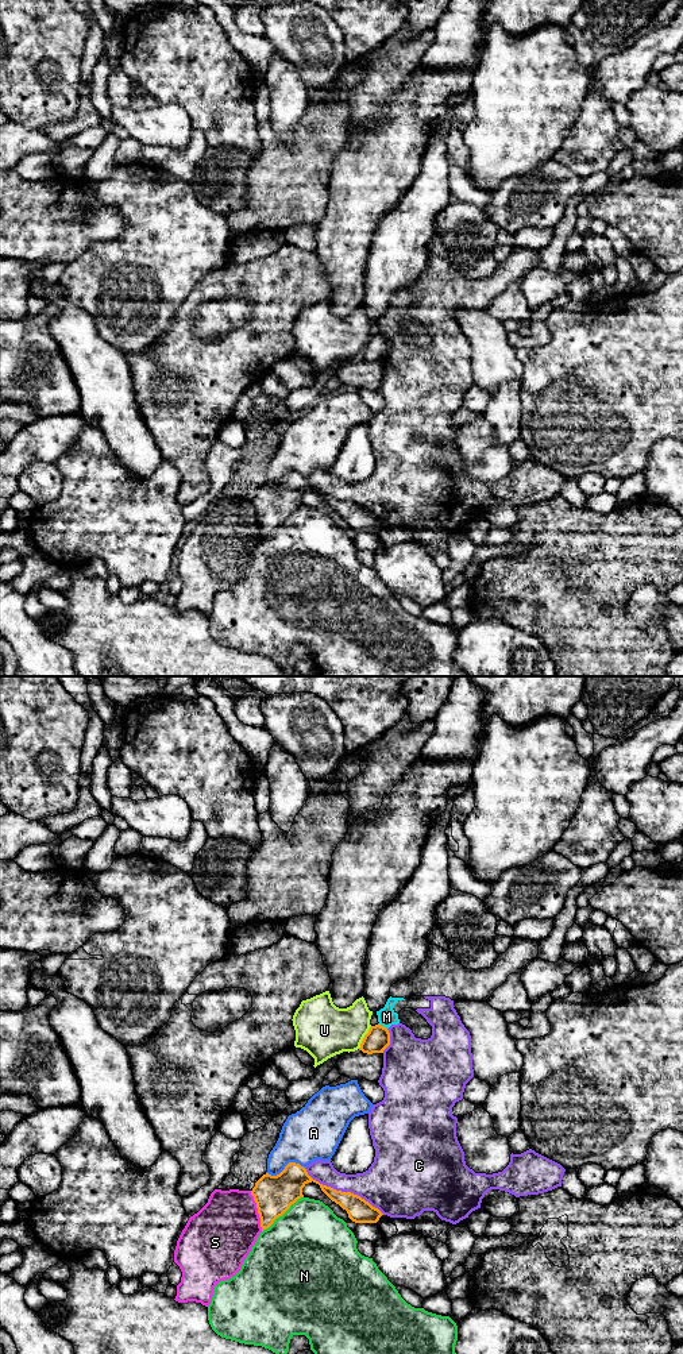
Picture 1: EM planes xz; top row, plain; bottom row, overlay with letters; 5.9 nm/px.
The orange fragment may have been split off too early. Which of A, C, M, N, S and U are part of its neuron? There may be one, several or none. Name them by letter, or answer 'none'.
none

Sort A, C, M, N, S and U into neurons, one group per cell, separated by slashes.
A / C M / N / S / U

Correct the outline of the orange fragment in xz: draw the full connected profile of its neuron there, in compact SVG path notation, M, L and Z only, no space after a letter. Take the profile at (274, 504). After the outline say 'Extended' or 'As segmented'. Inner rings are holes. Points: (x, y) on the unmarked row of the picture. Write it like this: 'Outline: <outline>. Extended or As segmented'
Outline: M289 471L285 478L277 483L271 485L269 482L263 483L251 499L254 509L256 512L258 522L261 526L262 540L269 537L274 529L282 525L292 513L294 513L298 508L304 506L302 497L308 491L316 491L320 494L321 499L336 513L339 513L343 518L347 520L348 526L355 532L377 532L379 526L383 524L378 517L373 516L368 510L362 508L358 504L351 501L336 499L331 495L323 494L319 490L313 489L306 478L296 471Z. As segmented

